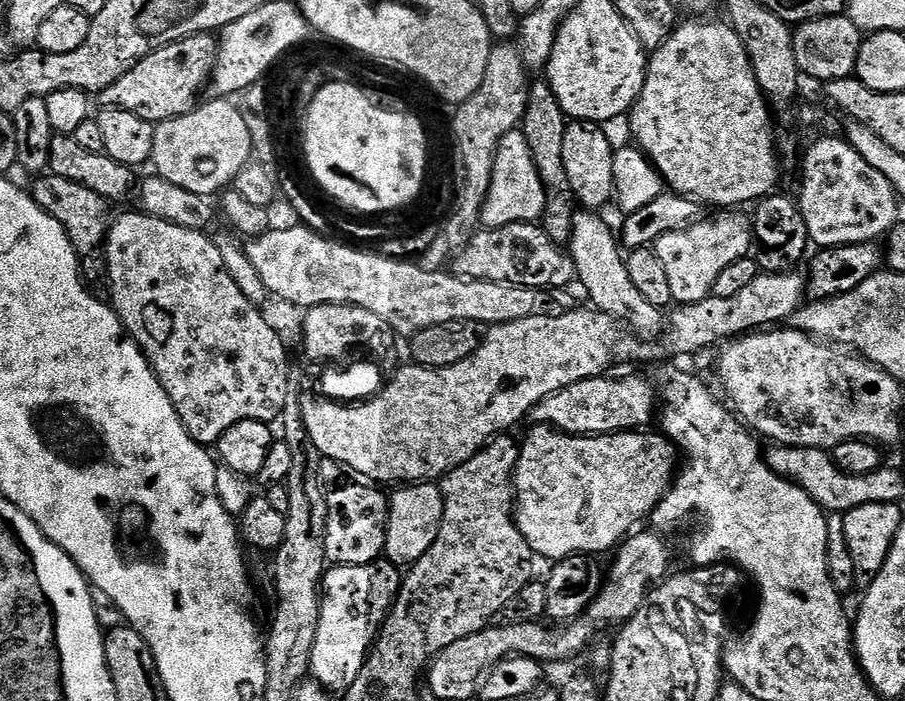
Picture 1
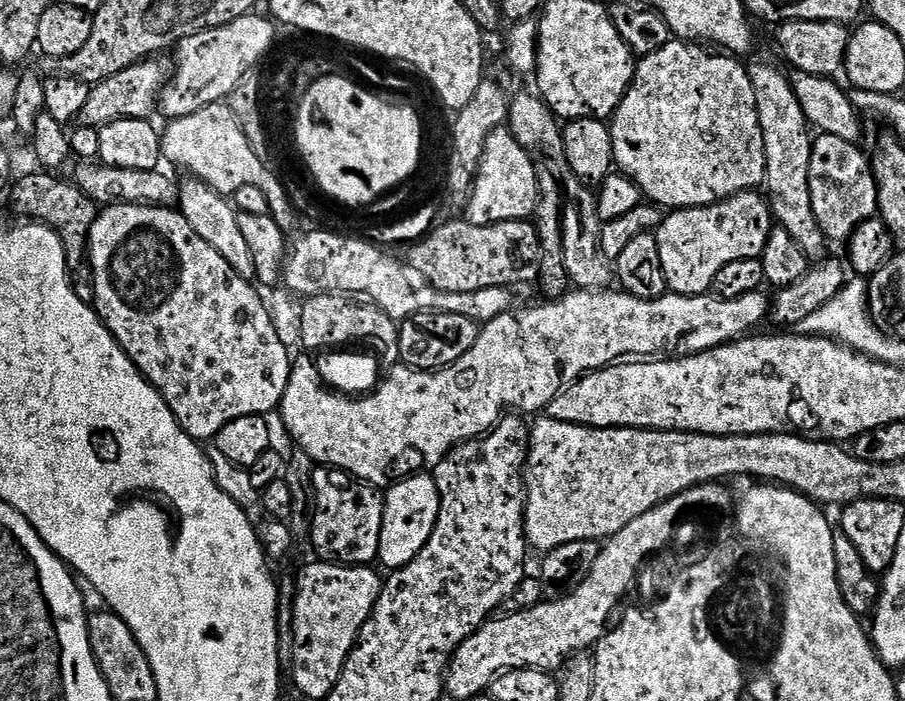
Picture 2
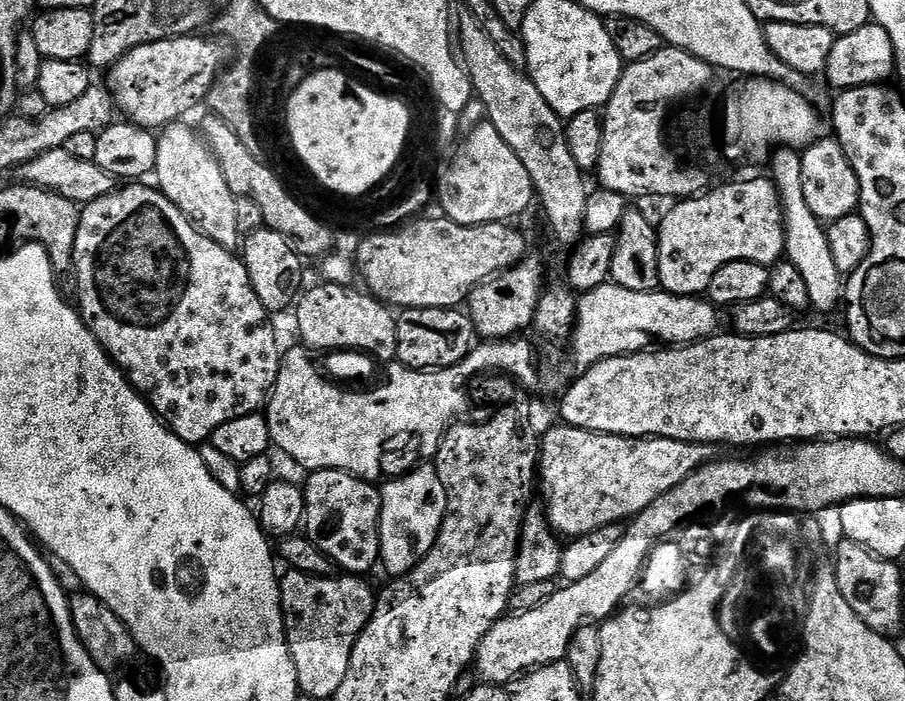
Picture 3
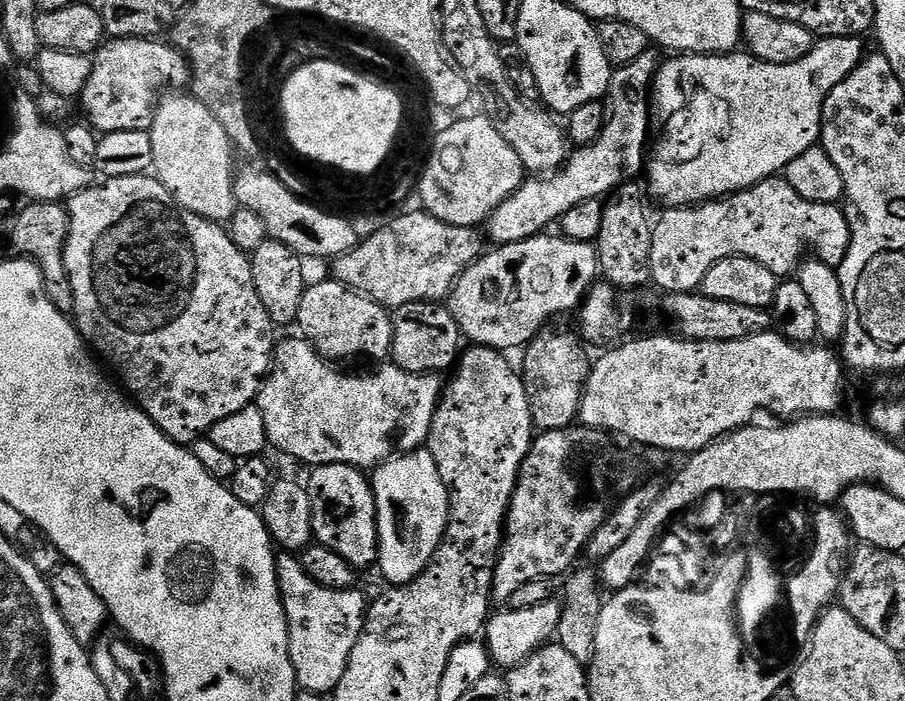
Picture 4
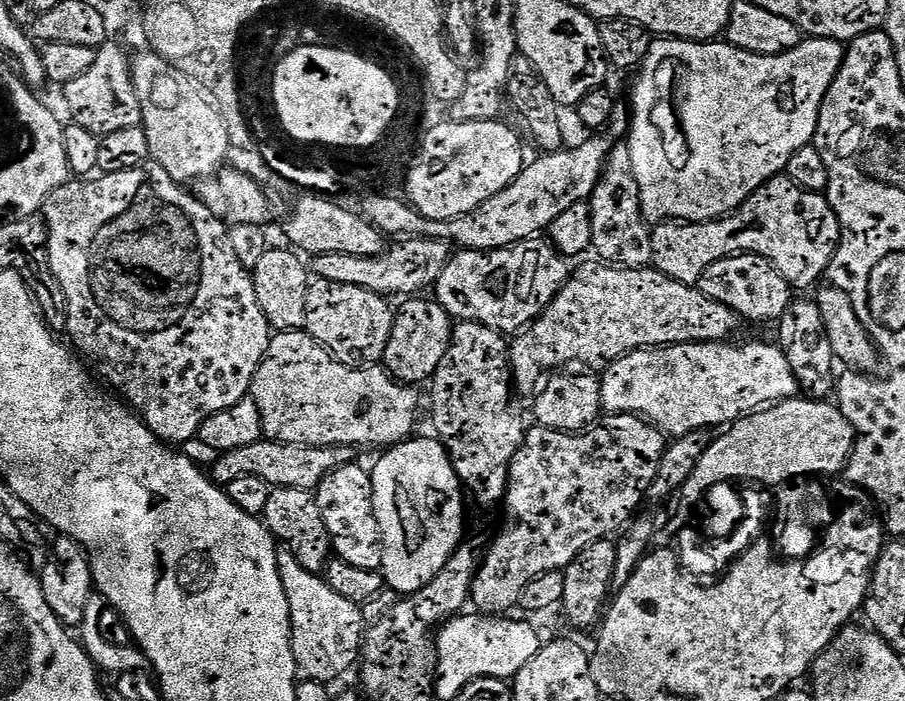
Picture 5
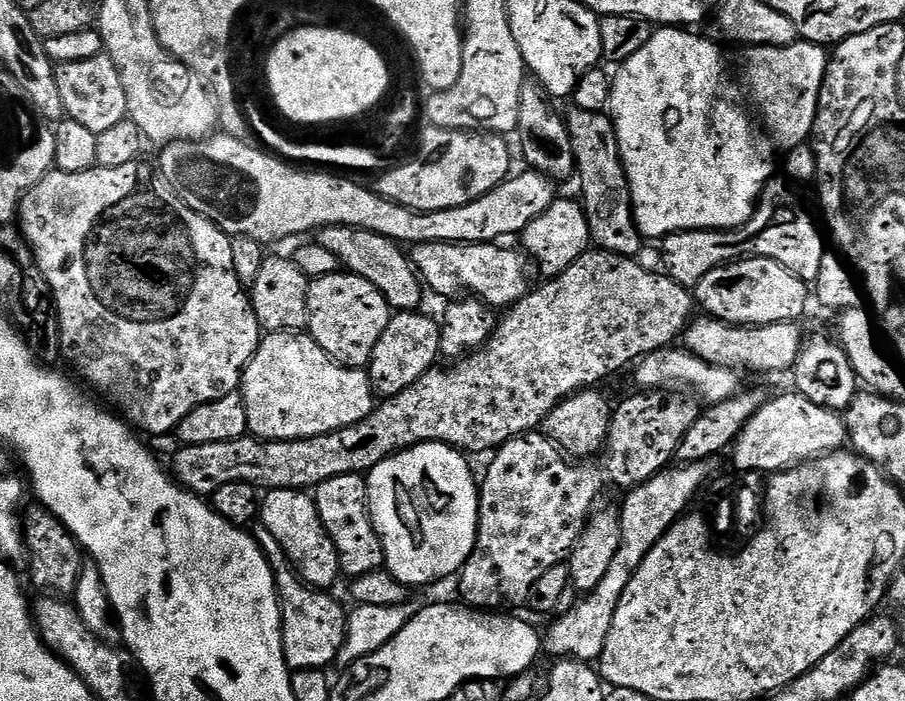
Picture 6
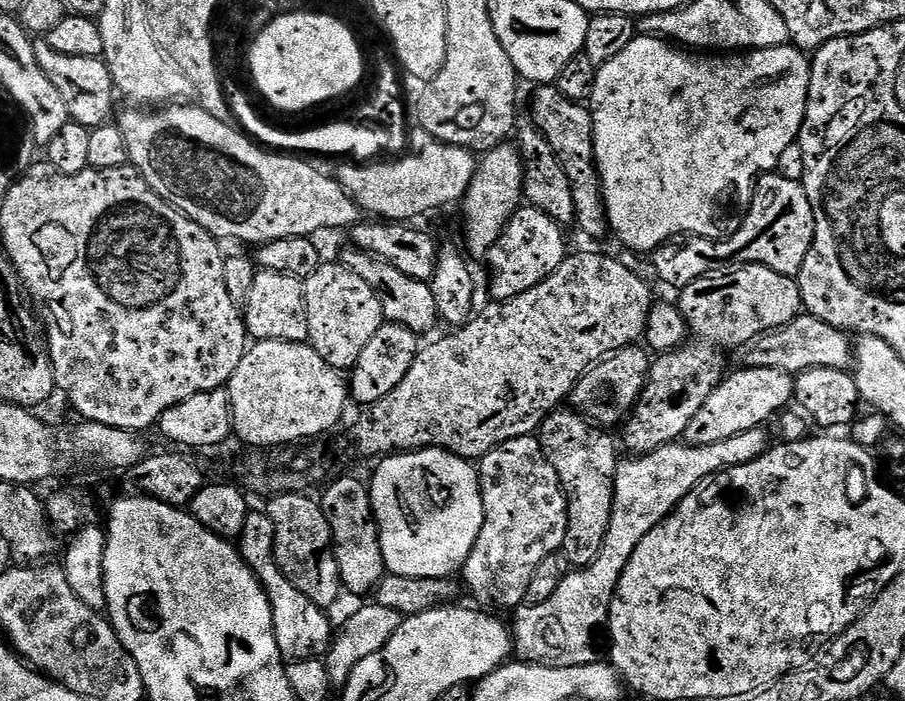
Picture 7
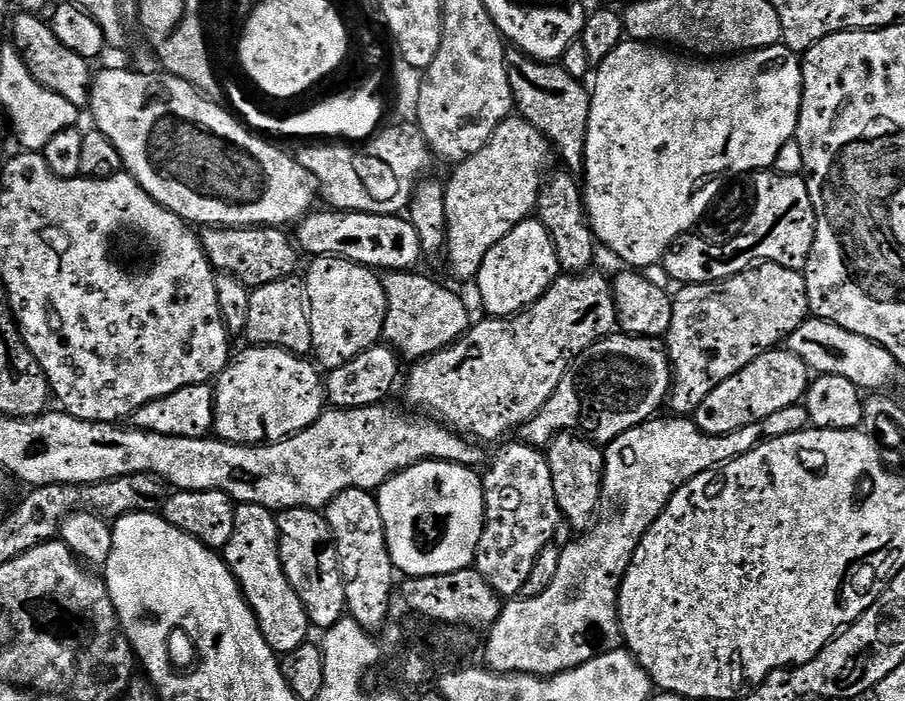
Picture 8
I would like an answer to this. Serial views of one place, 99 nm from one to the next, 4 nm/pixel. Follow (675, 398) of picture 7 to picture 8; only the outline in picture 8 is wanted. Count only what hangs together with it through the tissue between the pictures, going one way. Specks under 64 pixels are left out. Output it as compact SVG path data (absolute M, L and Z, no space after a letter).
M757 263L725 280L686 284L679 291L672 296L672 325L666 337L666 351L674 373L674 387L666 404L669 409L672 407L671 415L676 418L691 417L720 383L738 374L764 352L783 345L791 332L810 316L804 273L777 264Z

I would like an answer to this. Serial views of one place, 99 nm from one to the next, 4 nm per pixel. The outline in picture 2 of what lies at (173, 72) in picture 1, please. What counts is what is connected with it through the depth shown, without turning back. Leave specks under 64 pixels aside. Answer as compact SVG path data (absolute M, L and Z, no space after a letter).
M164 58L139 60L134 66L118 70L118 74L90 87L90 98L86 98L86 106L82 106L79 127L102 129L110 122L118 122L122 118L149 119L153 115L151 112L157 111L160 96L174 71L171 59L160 59Z

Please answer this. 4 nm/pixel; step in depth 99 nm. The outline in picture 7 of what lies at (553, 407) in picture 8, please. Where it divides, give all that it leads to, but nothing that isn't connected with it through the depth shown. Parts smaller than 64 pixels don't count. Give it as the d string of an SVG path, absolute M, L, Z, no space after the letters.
M633 346L605 356L595 368L589 368L588 373L577 382L570 397L571 407L600 426L612 426L608 424L616 423L619 425L627 421L648 386L650 360L648 364L647 355L649 356L649 353L643 347Z

